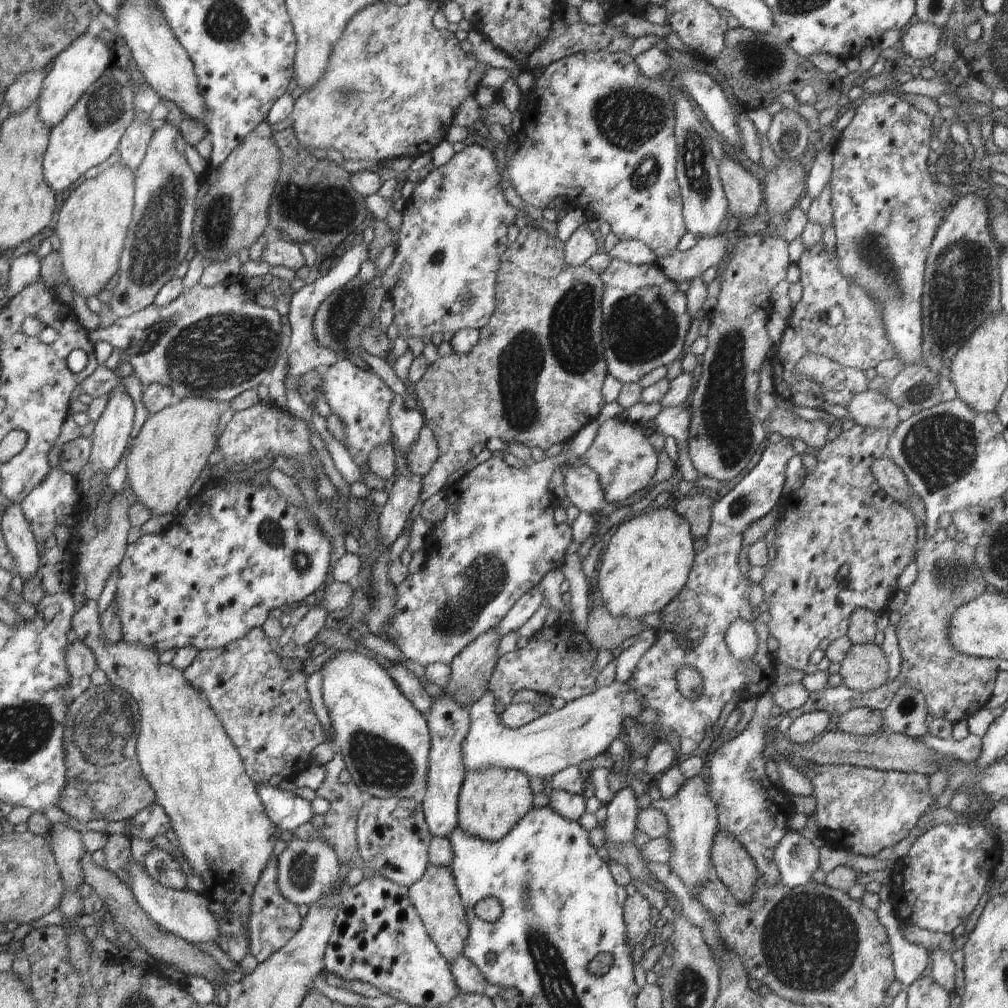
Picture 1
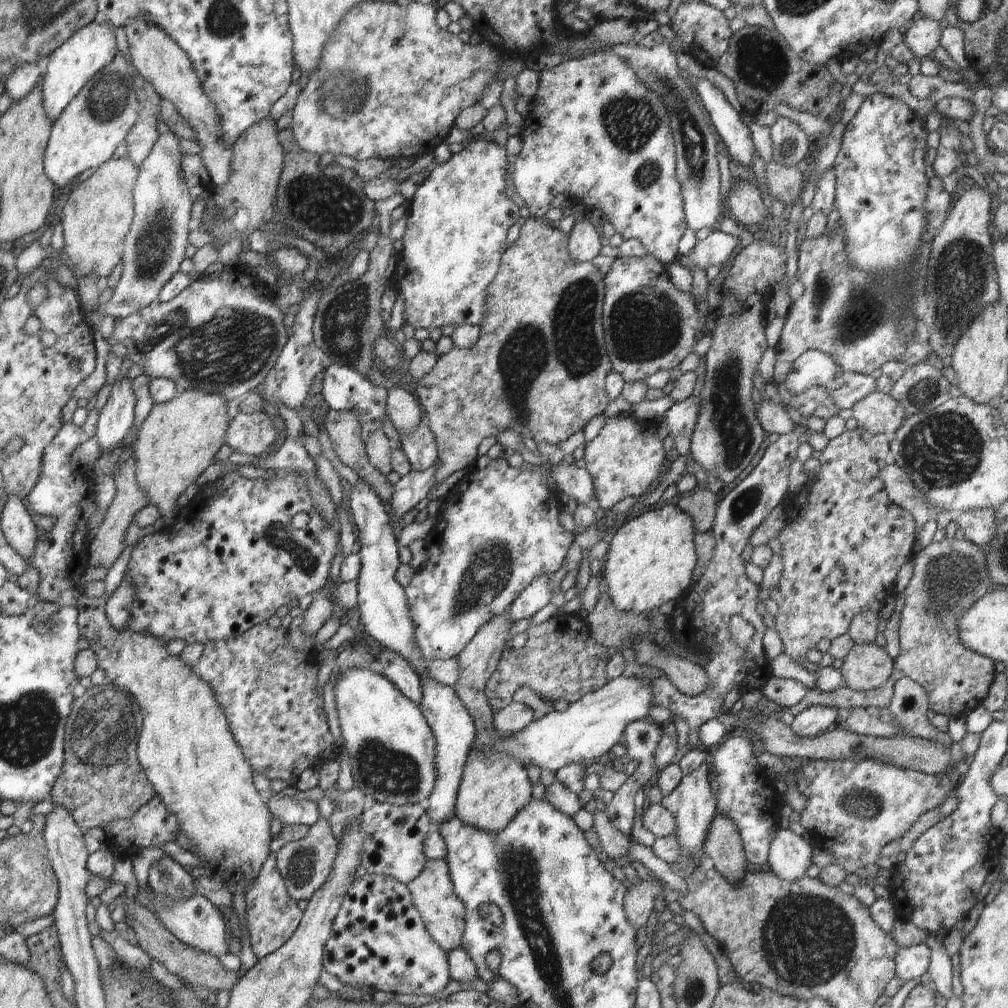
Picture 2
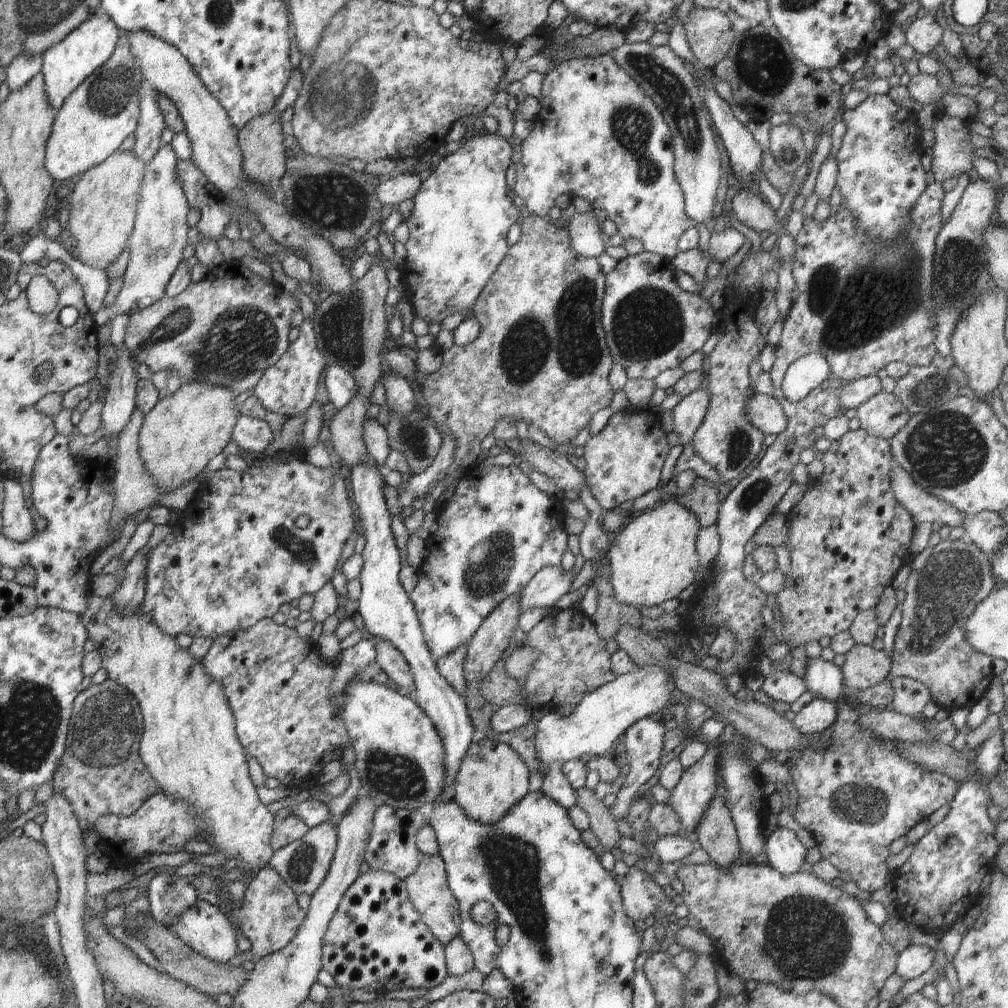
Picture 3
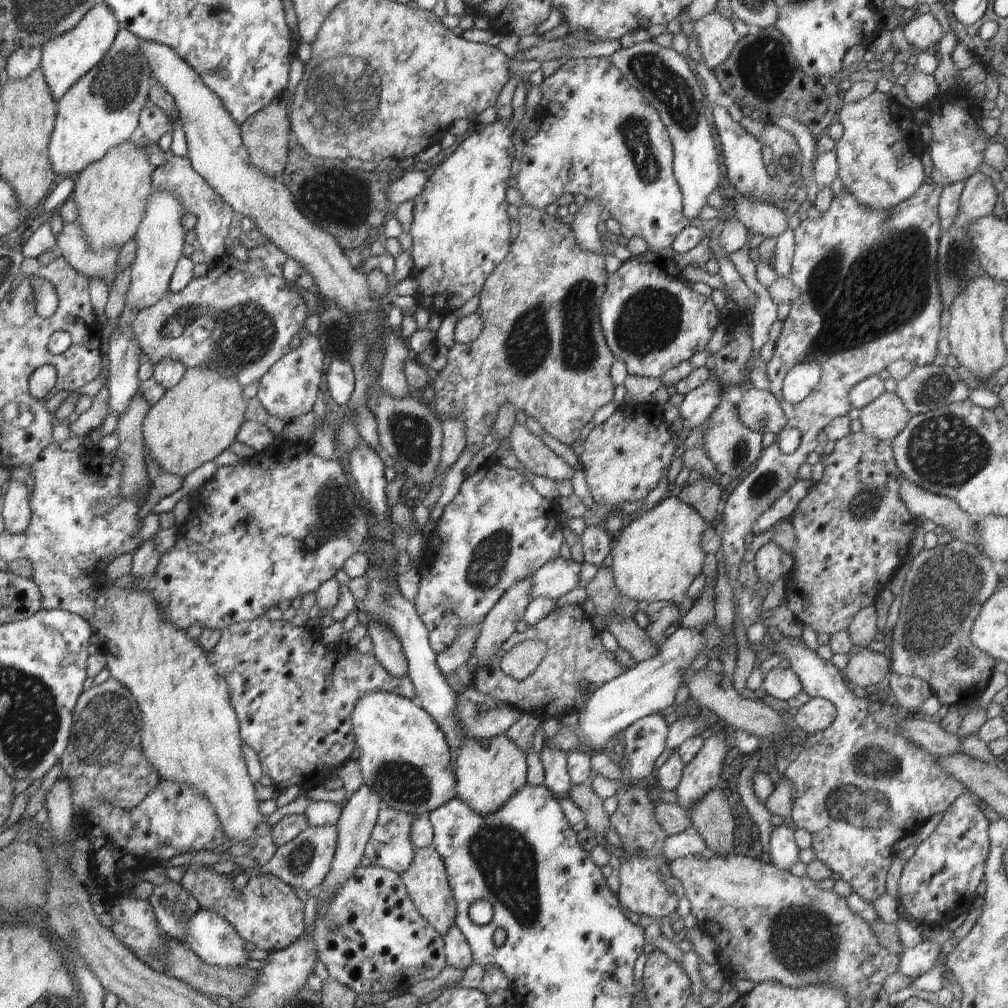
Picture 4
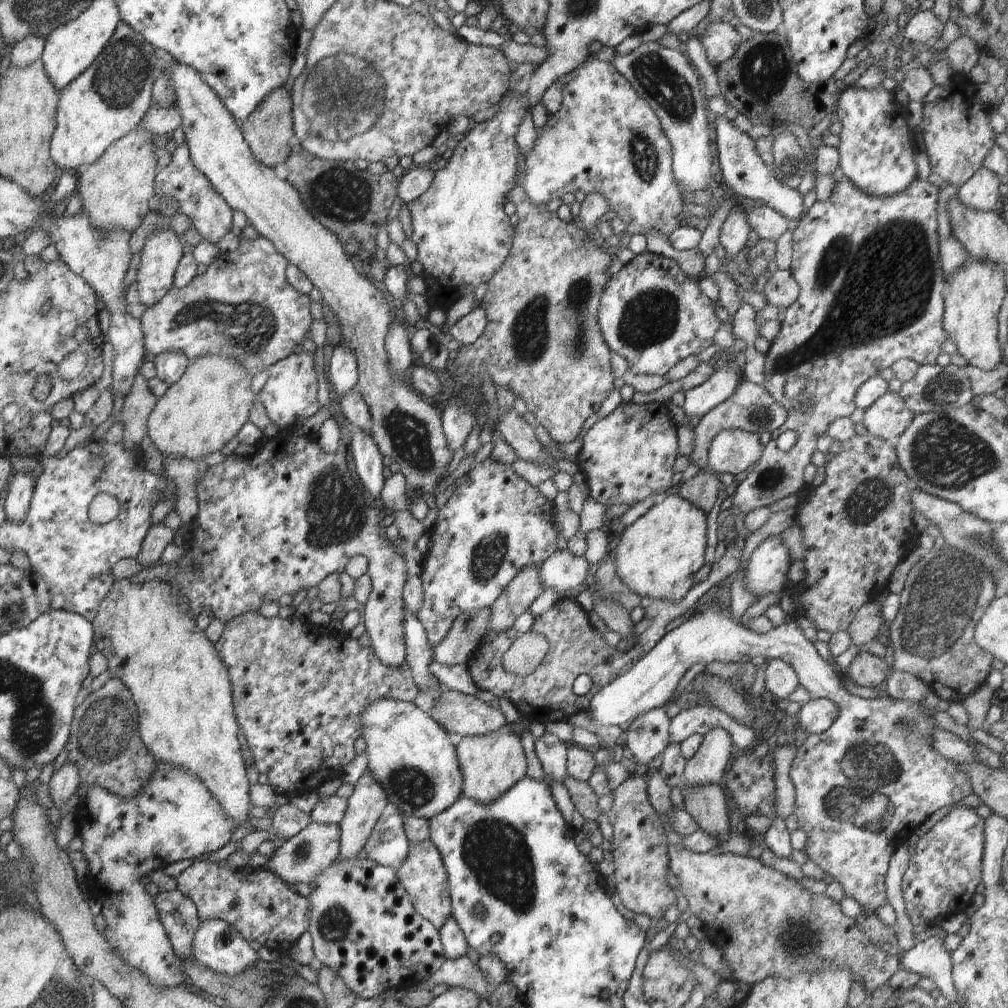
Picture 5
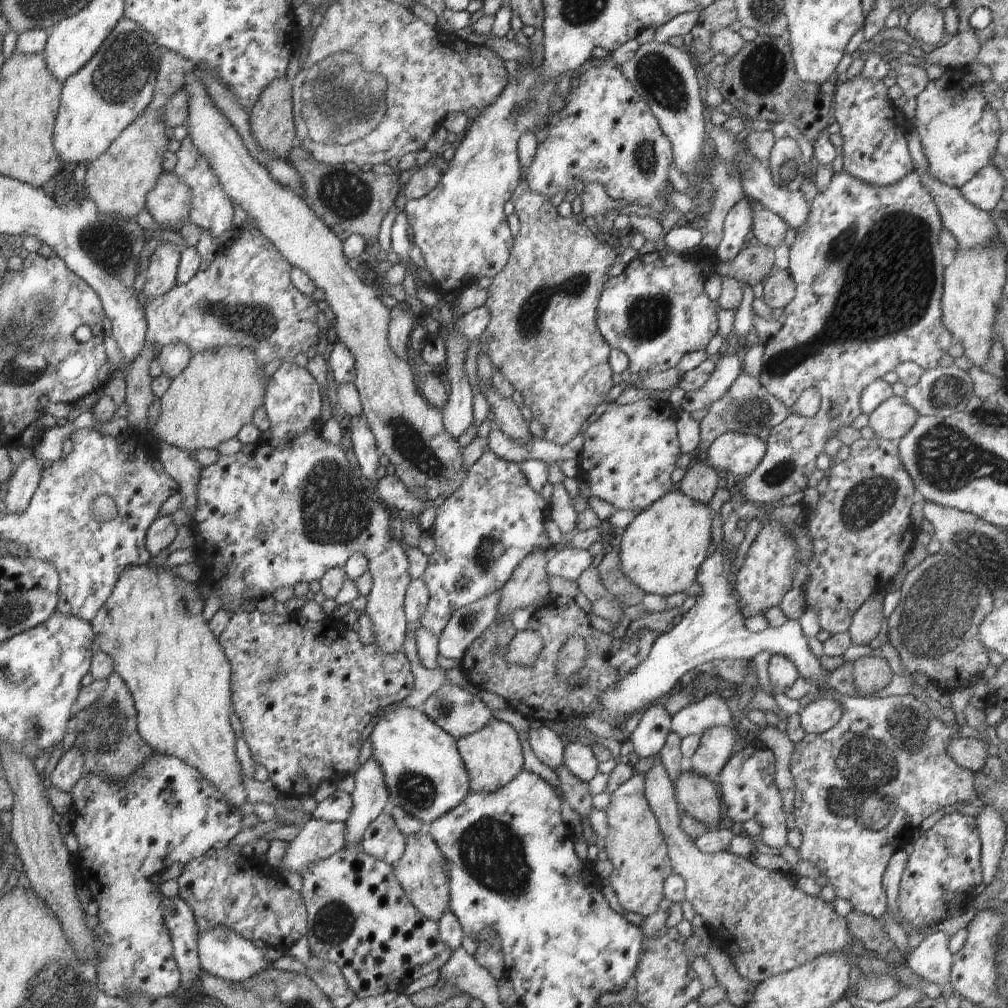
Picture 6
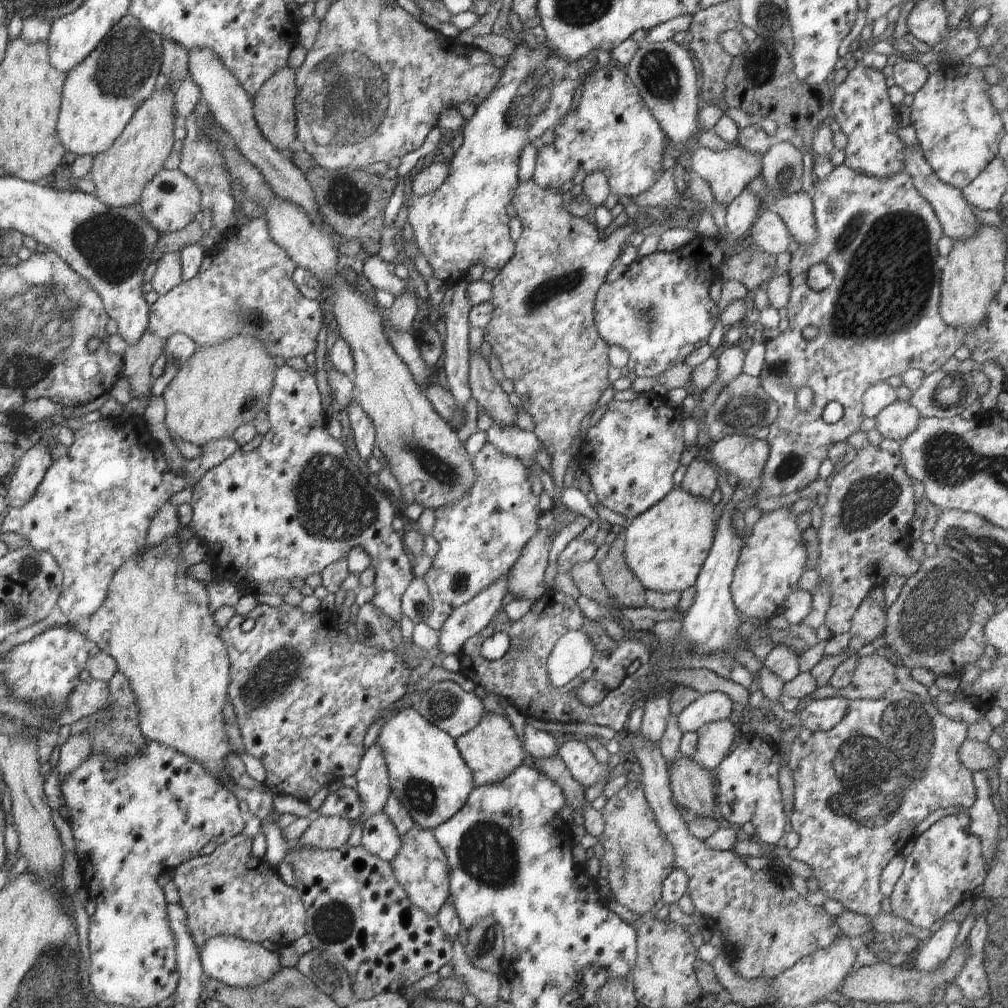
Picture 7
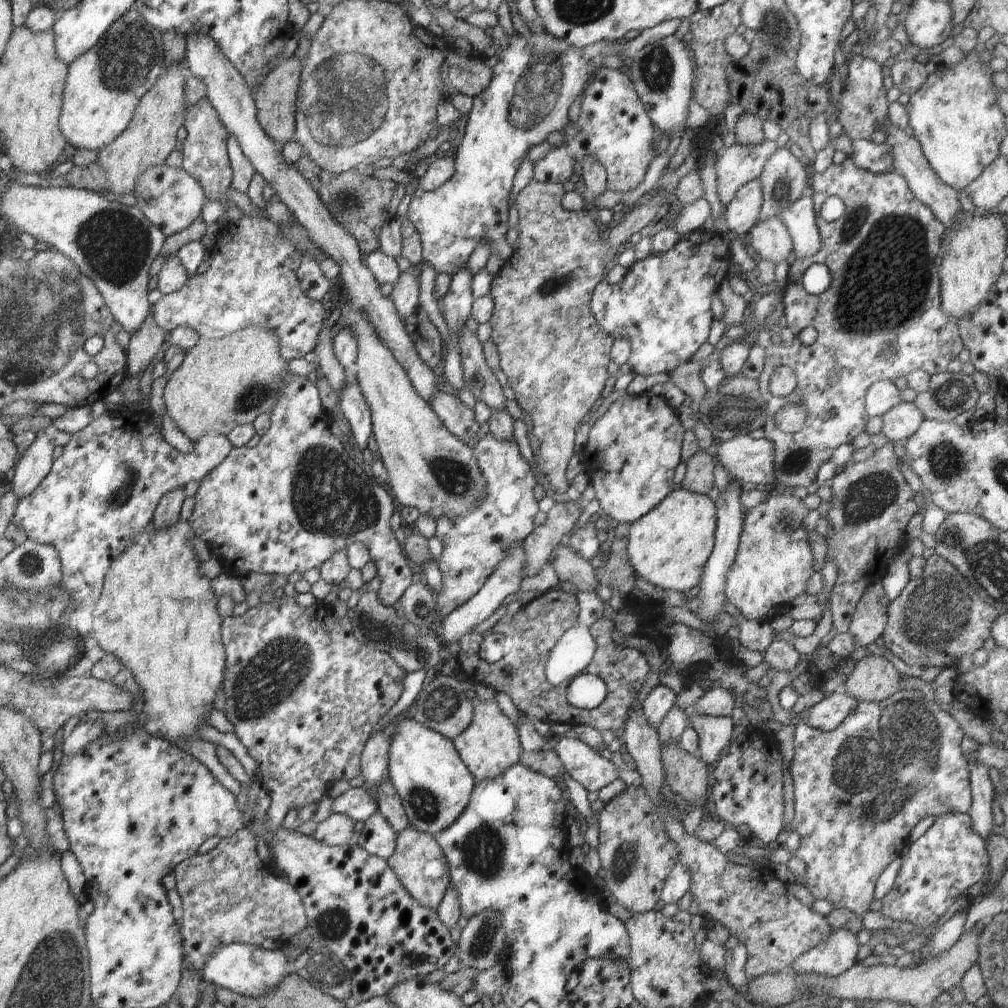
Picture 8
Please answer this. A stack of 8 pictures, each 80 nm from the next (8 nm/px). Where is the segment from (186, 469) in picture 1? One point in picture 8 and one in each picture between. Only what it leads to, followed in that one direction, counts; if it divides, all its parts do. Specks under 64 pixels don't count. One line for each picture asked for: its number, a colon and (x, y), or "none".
2: (178, 440)
3: (184, 431)
4: (194, 422)
5: (198, 415)
6: (215, 396)
7: (219, 388)
8: (221, 383)

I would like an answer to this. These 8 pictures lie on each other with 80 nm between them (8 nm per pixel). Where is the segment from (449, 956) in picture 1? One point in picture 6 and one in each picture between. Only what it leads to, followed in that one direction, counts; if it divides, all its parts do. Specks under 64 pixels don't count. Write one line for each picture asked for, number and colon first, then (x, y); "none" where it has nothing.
2: (432, 893)
3: (428, 888)
4: (426, 882)
5: (424, 878)
6: (422, 872)

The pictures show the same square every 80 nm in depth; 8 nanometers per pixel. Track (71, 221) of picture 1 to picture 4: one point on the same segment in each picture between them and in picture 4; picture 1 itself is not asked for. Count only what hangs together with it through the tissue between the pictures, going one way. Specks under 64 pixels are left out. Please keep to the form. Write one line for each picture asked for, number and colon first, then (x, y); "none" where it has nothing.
2: (97, 217)
3: (103, 205)
4: (111, 195)

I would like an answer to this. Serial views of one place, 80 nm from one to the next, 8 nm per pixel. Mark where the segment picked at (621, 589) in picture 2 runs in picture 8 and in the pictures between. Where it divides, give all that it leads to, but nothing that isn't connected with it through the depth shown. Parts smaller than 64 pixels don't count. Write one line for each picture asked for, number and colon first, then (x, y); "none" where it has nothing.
3: (653, 558)
4: (656, 558)
5: (659, 554)
6: (663, 548)
7: (665, 547)
8: (669, 546)

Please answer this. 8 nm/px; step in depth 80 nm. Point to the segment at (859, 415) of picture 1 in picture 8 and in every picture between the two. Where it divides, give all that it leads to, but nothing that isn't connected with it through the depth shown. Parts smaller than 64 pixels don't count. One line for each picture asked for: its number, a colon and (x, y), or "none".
2: (878, 413)
3: (884, 415)
4: (884, 418)
5: (888, 418)
6: (893, 419)
7: (895, 422)
8: (899, 423)

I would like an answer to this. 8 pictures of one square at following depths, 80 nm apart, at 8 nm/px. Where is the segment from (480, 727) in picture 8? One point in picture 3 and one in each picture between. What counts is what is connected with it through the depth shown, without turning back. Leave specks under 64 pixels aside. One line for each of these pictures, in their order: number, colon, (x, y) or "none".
3: (492, 777)
4: (488, 772)
5: (490, 765)
6: (493, 756)
7: (492, 750)

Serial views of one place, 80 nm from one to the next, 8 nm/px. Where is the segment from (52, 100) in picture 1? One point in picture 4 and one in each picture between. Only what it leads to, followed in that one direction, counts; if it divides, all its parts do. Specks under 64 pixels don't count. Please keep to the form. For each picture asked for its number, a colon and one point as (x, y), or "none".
2: (89, 49)
3: (67, 64)
4: (65, 59)

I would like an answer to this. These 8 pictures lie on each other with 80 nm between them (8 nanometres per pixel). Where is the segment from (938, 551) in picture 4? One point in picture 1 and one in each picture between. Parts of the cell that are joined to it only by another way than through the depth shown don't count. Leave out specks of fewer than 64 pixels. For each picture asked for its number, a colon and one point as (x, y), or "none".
1: (955, 685)
2: (949, 577)
3: (946, 583)

